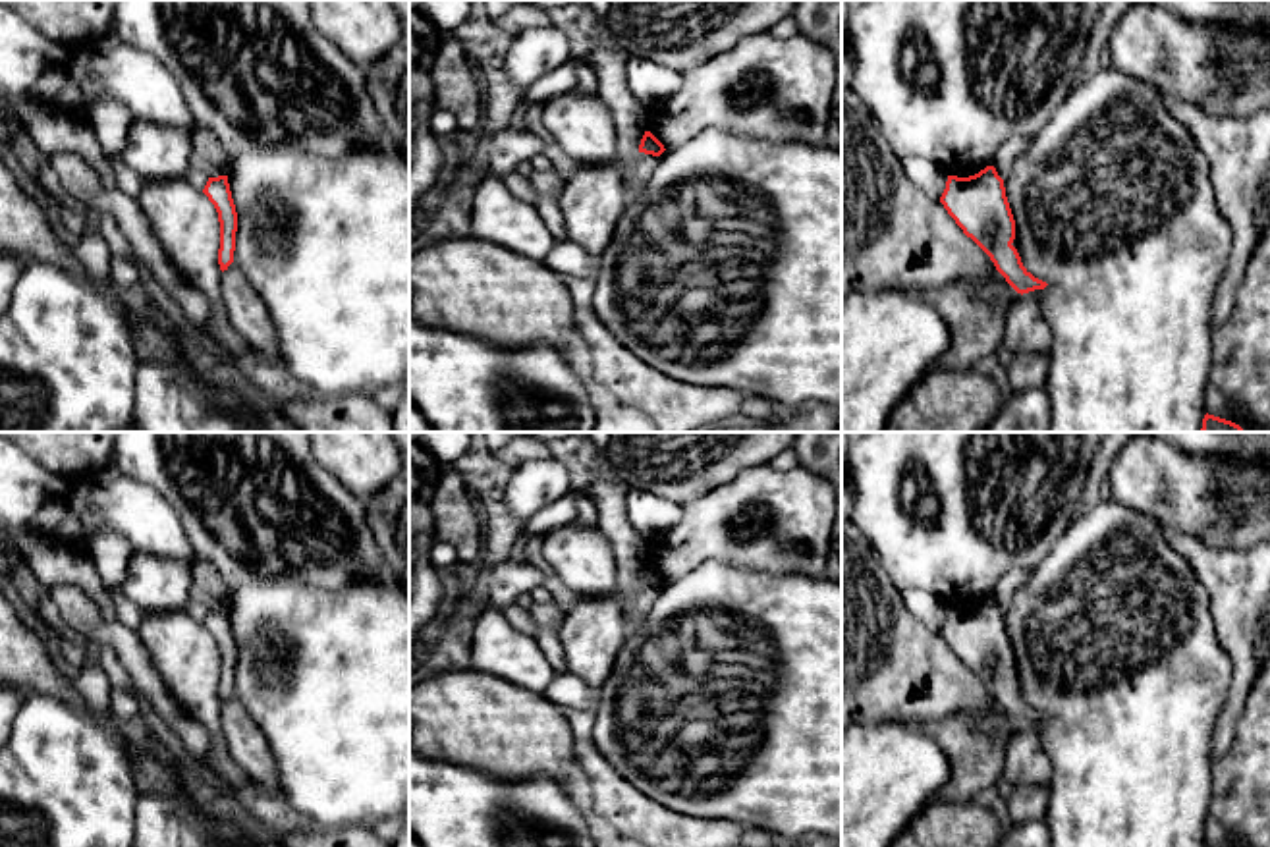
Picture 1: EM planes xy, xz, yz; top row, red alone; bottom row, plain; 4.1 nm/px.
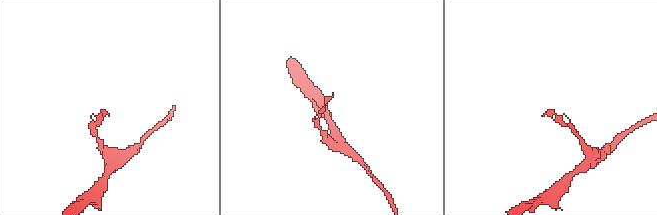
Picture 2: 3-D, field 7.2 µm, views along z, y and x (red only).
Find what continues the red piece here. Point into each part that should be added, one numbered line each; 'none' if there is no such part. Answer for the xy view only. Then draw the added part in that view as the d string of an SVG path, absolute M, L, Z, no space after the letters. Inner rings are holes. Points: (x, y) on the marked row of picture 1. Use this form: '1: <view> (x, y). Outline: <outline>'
none

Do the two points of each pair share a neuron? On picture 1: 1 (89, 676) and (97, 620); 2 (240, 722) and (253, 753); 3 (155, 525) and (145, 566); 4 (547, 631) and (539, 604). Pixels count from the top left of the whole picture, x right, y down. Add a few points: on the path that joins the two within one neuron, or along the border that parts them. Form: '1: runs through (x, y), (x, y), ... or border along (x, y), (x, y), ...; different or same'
1: border along (85, 641), (101, 647); different
2: runs through (240, 730), (248, 745); same
3: border along (138, 545), (149, 545), (159, 554), (190, 566); different
4: runs through (547, 626), (543, 610); same

